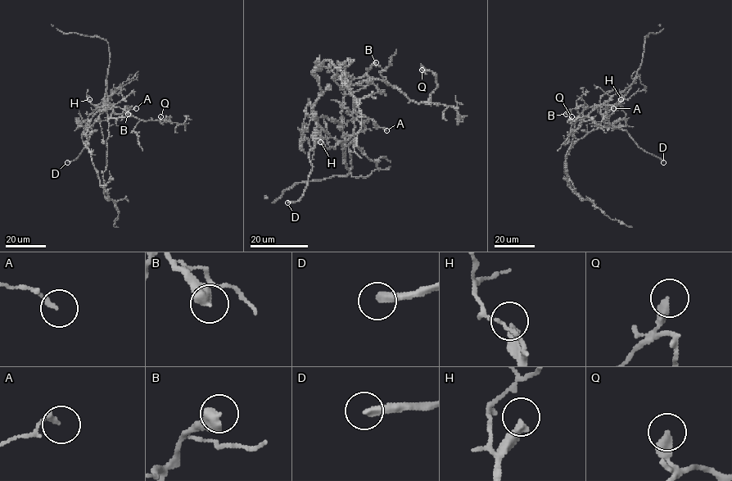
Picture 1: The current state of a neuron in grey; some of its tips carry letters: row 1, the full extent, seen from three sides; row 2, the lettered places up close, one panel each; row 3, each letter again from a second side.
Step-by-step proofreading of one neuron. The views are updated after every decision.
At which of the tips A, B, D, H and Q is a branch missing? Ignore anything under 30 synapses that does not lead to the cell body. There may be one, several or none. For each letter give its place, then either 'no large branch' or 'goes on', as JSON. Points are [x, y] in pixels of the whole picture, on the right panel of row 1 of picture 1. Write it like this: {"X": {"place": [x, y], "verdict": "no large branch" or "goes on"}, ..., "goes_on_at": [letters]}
{"A": {"place": [613, 108], "verdict": "no large branch"}, "B": {"place": [566, 114], "verdict": "no large branch"}, "D": {"place": [663, 162], "verdict": "goes on"}, "H": {"place": [621, 99], "verdict": "goes on"}, "Q": {"place": [571, 116], "verdict": "no large branch"}, "goes_on_at": ["D", "H"]}

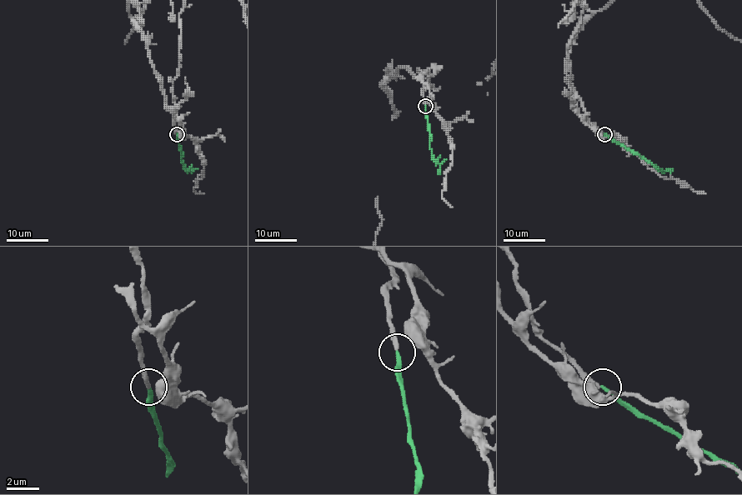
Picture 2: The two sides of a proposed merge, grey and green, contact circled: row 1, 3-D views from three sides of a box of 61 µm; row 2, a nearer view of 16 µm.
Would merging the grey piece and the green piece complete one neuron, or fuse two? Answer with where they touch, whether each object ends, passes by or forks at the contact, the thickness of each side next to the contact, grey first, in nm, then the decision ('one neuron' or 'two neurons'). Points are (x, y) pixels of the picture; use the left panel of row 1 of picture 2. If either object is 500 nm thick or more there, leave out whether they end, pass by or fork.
place (177, 134); grey passes by; green ends; calibres 180 and 200 nm; one neuron

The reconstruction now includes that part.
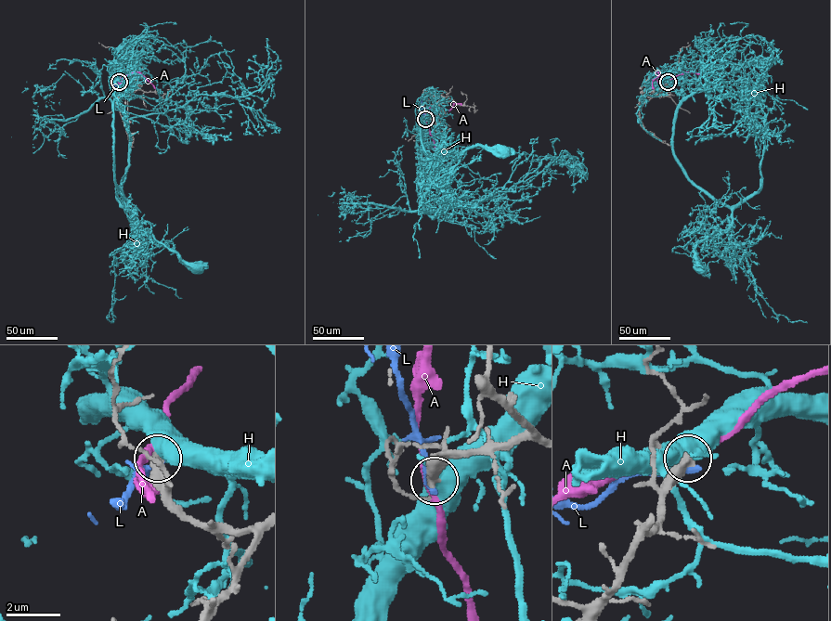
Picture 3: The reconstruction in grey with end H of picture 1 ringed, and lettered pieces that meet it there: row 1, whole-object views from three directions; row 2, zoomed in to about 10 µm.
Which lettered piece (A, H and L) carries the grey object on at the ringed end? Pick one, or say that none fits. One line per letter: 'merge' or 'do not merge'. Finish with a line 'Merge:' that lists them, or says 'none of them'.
A: do not merge
H: do not merge
L: do not merge
Merge: none of them

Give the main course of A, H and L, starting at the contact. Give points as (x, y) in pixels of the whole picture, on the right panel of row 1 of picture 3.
A: (668, 81), (658, 84), (656, 71), (658, 76), (653, 81), (654, 89)
H: (668, 81), (676, 80), (682, 93), (672, 155), (690, 179), (731, 211), (728, 228), (697, 245), (699, 268)
L: (668, 82), (649, 87)

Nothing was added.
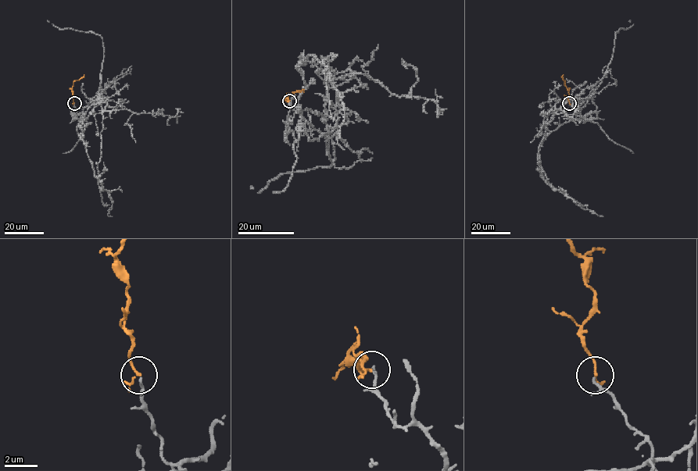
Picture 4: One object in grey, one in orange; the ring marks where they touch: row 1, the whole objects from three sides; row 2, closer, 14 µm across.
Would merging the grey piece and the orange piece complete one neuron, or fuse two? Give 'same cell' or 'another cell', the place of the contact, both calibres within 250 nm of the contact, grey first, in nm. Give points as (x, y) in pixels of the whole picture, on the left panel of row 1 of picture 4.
same cell; place (74, 103); calibres 110 and 100 nm

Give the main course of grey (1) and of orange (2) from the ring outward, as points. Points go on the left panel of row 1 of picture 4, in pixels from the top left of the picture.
1: (74, 103), (79, 113), (98, 93), (104, 98), (79, 120), (85, 126), (80, 137), (109, 193), (112, 216)
2: (74, 103), (71, 89), (73, 82), (84, 75)

